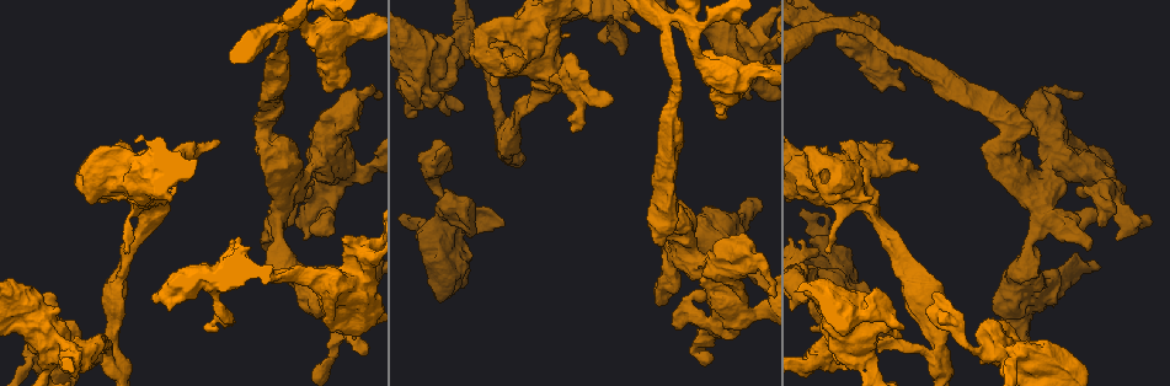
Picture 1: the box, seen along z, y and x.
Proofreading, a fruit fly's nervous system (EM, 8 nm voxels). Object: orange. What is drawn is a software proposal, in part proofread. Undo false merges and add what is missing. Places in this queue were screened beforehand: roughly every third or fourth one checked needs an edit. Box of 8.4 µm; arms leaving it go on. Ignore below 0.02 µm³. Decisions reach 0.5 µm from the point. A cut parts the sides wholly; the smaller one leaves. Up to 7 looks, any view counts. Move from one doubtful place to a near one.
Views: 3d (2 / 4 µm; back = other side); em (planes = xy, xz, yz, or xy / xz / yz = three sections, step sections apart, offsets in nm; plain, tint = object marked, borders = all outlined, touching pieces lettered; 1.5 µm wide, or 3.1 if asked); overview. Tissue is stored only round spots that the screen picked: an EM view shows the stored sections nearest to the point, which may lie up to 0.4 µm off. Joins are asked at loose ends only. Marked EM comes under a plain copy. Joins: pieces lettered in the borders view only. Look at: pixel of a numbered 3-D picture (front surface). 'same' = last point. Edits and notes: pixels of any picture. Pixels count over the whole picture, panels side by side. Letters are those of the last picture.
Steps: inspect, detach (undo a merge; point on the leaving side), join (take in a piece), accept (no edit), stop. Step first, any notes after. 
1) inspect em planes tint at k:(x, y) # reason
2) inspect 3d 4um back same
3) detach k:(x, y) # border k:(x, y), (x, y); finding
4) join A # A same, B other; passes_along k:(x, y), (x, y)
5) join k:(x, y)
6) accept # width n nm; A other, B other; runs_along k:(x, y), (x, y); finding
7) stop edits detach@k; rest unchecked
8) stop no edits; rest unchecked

inspect em xy step 4 borders at 1:(885, 46) # calibre changes

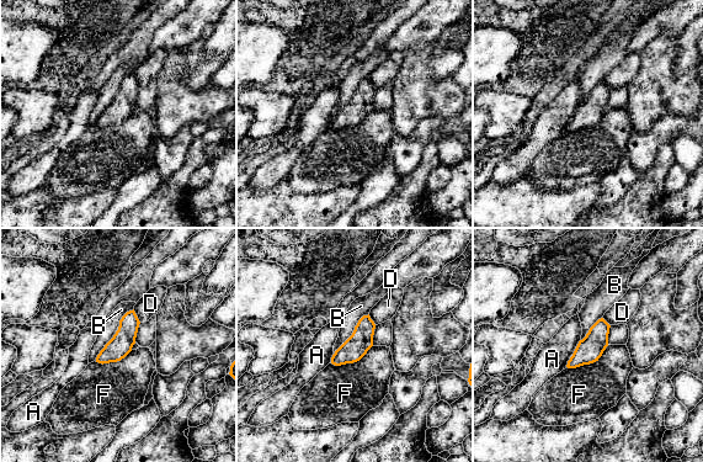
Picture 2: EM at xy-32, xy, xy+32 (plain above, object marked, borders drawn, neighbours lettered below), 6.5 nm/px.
inspect em planes borders same

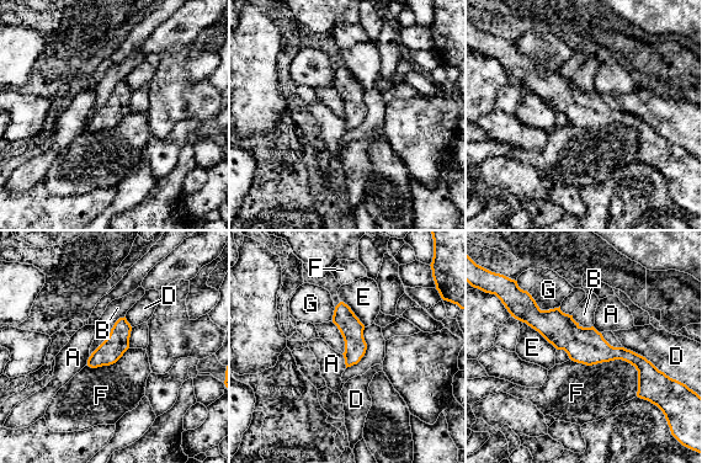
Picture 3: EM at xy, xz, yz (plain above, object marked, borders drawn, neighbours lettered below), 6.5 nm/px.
accept # A other, B other, D other, E other, F other, G other; runs_along 3:(519, 315), (653, 374); one neuron here

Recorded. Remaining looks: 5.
inspect em 3.1um planes tint at 1:(748, 197) # free end

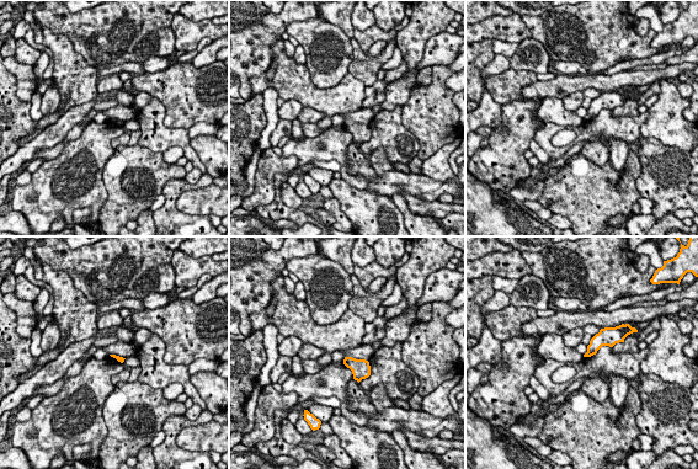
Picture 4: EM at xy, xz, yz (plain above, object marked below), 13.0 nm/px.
inspect em 3.1um planes borders same # see the neighbours

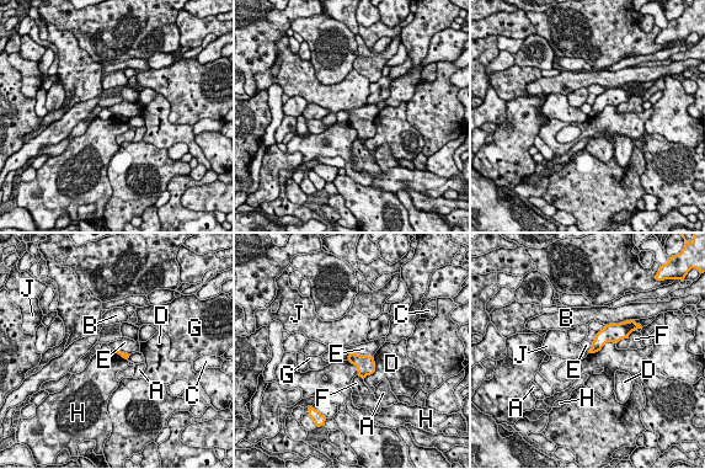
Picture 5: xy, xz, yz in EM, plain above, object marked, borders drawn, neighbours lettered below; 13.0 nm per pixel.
accept # A other, B other, C other, D other, E other, F other, G other, H other, J other; border 5:(350, 352), (372, 357); no lettered piece goes on from it

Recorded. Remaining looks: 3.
inspect 3d 4um at 1:(1128, 219)

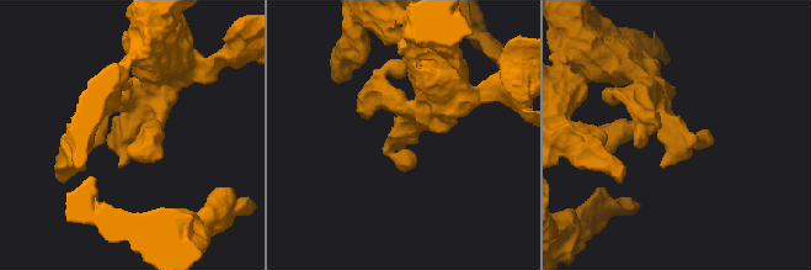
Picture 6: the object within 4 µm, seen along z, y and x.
inspect em planes borders at 6:(401, 138) # need the tissue

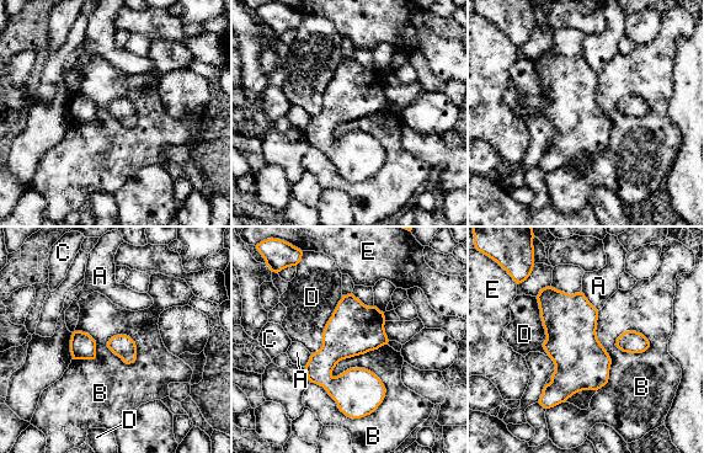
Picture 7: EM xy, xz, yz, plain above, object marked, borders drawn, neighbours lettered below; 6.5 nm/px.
accept # A other, B other, C other, D other, E other; border 7:(387, 344), (310, 383); continuous, no second neuron

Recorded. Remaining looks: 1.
stop no edits; rest unchecked

